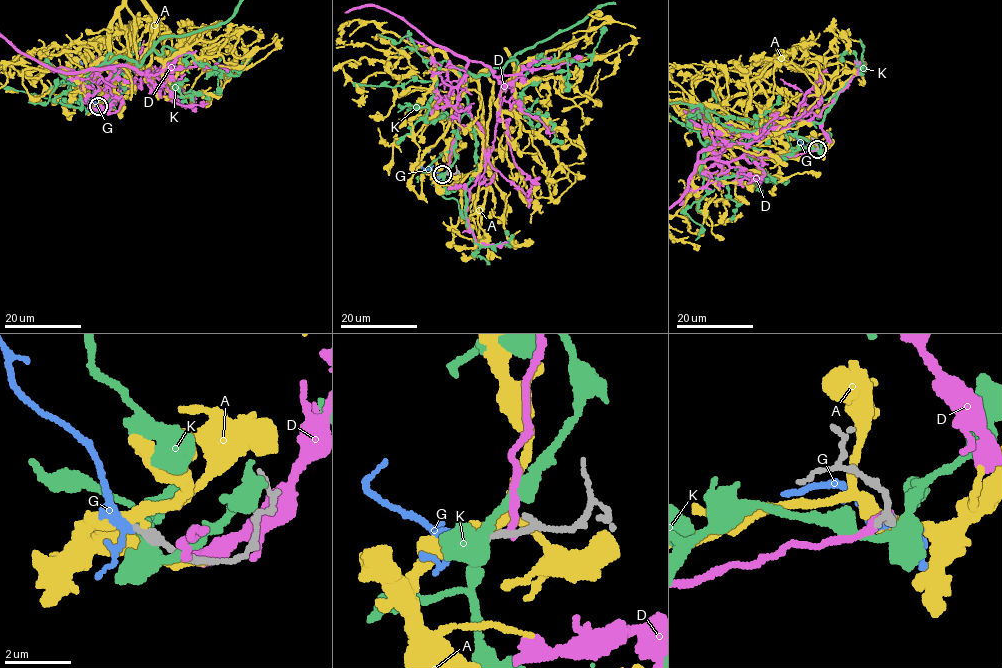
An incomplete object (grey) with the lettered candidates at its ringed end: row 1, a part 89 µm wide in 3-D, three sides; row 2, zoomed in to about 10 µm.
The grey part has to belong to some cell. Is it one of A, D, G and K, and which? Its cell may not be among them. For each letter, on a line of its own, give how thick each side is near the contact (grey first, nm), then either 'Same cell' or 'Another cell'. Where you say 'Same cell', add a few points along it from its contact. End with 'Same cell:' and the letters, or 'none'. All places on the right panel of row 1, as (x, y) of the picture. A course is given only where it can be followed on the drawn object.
A: Thickness 280 nm (grey) against 300 nm. Another cell
D: Thickness 180 nm (grey) against 240 nm. Another cell
G: Thickness 280 nm (grey) against 170 nm. Same cell
K: Thickness 320 nm (grey) against 460 nm. Another cell
Same cell: G

